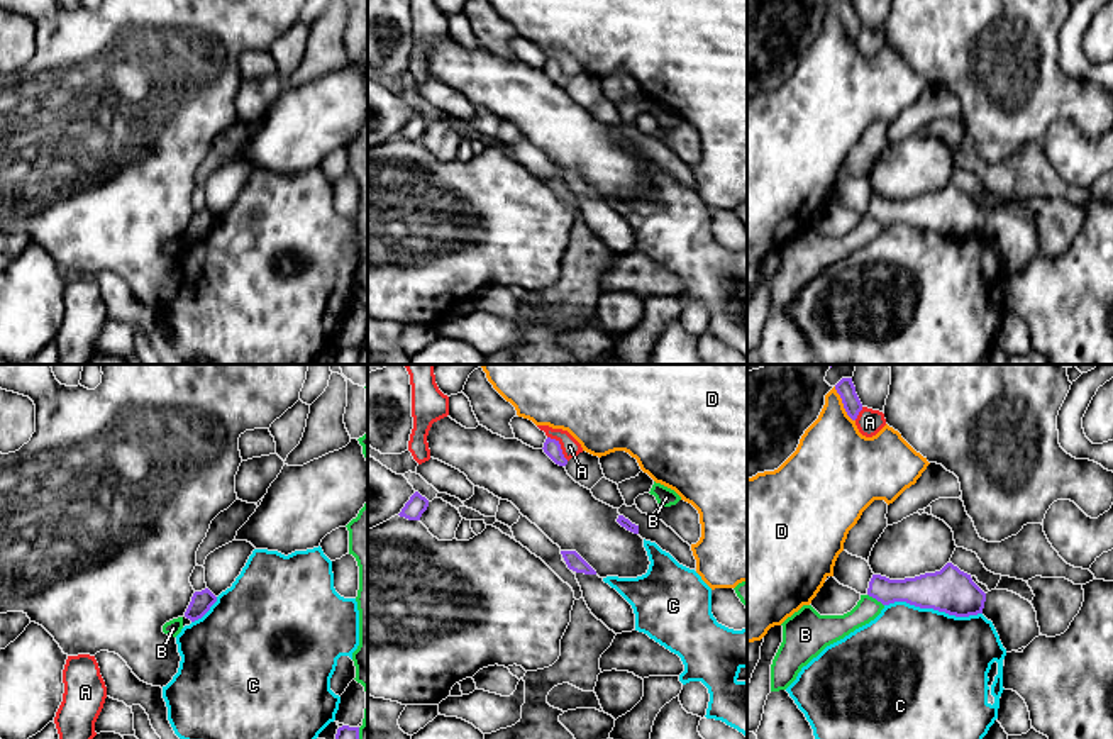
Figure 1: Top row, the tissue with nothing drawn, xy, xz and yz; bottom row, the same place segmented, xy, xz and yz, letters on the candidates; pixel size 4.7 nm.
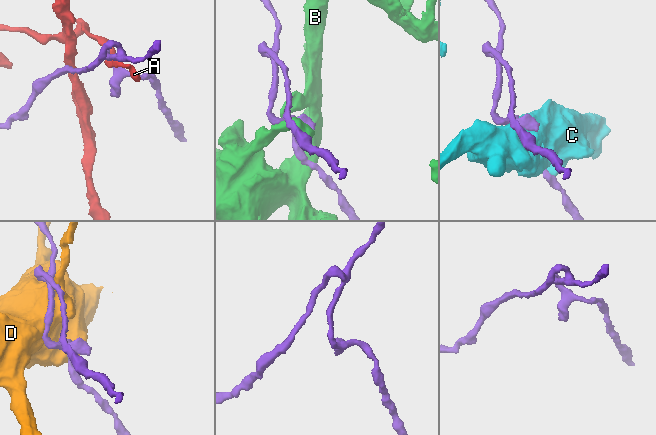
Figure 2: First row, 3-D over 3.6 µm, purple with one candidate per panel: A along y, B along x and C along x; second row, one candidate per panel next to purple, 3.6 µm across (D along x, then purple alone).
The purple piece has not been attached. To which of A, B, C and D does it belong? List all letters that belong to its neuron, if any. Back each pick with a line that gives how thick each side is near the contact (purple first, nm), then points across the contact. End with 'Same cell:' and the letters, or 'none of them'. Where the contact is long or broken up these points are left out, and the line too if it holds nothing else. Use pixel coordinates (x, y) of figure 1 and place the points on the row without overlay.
Same cell: none of them

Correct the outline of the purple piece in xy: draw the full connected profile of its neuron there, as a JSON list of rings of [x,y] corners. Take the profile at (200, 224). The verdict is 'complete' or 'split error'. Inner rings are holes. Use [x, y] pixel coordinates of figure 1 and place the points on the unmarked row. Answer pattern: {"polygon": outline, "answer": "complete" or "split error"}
{"polygon": [[[208,208],[202,212],[195,212],[185,232],[185,237],[195,242],[202,239],[215,222],[217,222],[217,217]]], "answer": "complete"}

